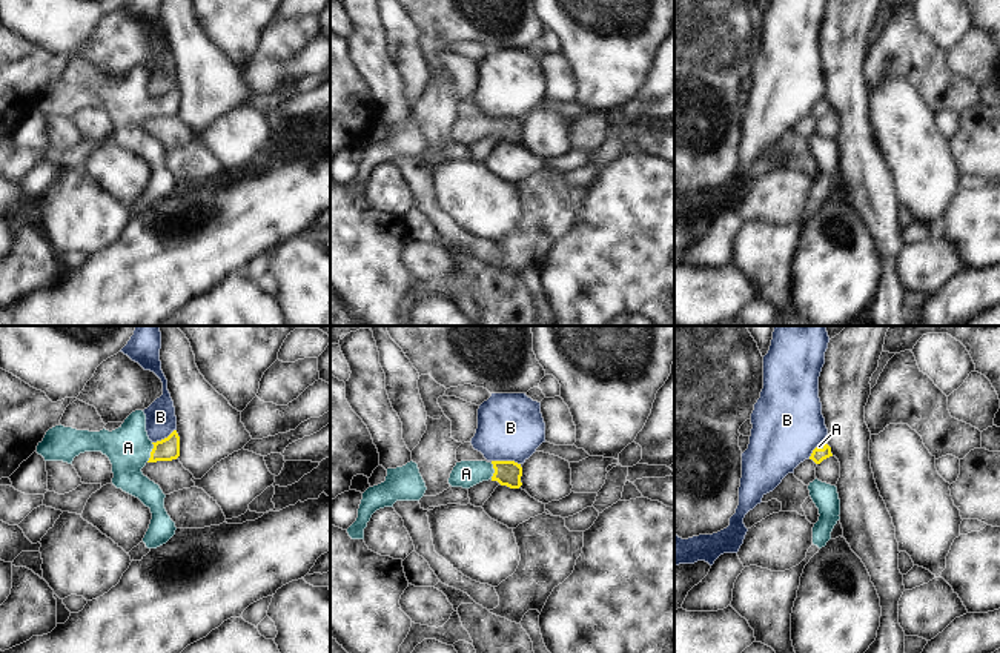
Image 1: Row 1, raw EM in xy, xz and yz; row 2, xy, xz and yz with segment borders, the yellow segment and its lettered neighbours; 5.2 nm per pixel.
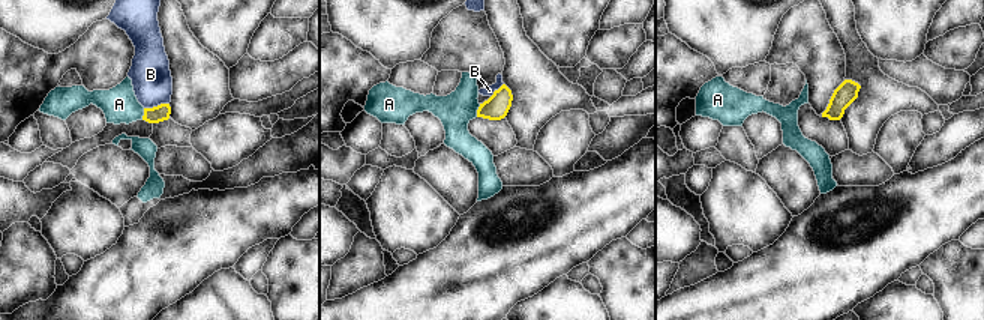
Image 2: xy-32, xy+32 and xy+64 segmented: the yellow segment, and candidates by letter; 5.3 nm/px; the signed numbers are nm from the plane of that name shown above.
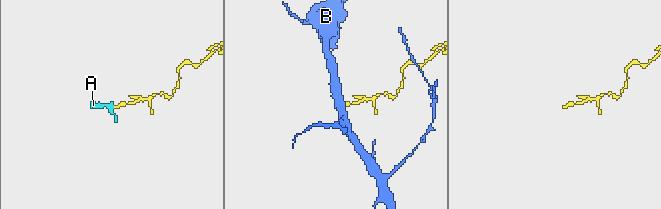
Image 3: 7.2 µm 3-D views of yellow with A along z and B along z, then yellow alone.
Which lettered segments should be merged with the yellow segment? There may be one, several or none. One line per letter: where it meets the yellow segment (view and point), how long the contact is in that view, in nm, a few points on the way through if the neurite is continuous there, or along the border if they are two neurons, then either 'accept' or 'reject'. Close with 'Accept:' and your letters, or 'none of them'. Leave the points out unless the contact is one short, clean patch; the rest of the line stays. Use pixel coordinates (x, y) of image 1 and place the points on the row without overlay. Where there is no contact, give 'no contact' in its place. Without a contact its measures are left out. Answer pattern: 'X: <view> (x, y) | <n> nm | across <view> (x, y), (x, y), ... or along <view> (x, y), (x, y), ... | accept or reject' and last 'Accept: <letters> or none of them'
A: xy (151, 108) | 110 nm | across xy (168, 105), (151, 108), (128, 103) | accept
B: xz (506, 117) | 150 nm | along xz (492, 116), (513, 116), (519, 120) | reject
Accept: A

